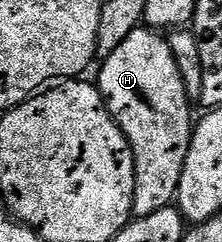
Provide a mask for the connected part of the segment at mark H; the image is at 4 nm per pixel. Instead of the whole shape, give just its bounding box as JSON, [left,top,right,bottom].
[96,26,192,217]

